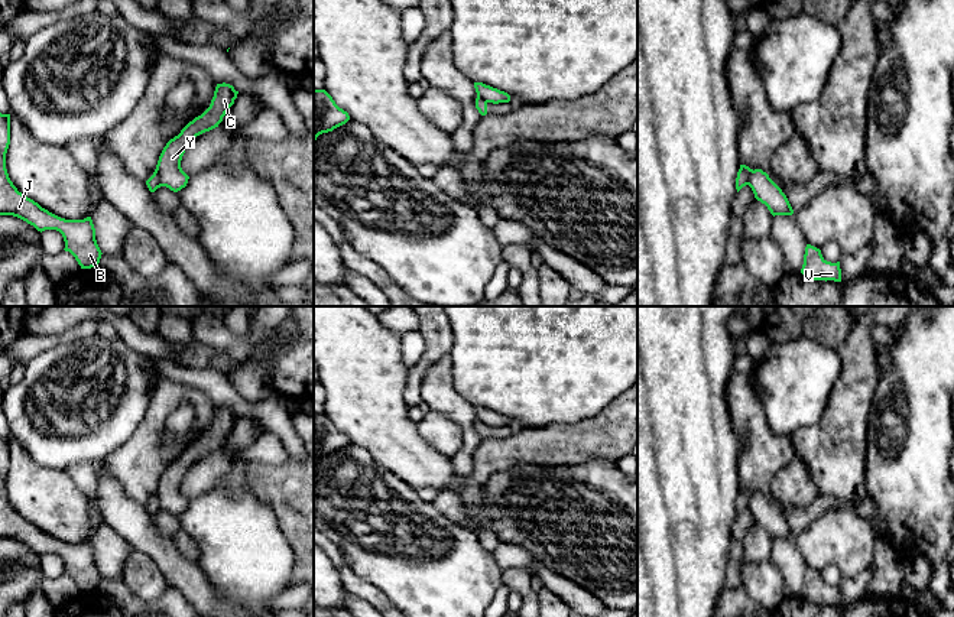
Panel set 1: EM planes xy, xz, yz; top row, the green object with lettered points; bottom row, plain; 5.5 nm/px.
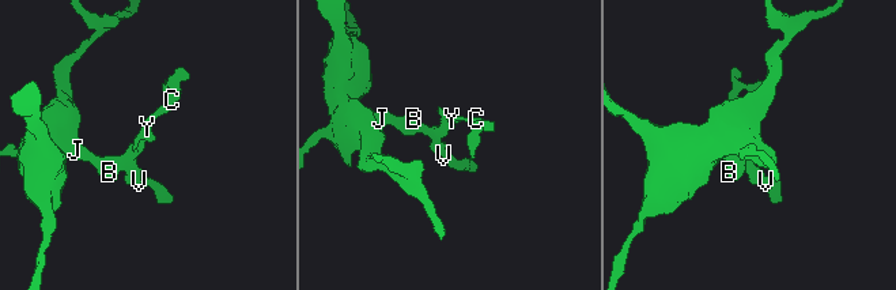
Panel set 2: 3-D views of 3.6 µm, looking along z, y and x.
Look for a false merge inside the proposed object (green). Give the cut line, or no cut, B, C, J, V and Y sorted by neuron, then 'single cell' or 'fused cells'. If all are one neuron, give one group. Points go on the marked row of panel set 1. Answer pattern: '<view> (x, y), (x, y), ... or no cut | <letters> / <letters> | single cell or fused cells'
xy (153, 172), (161, 185) | B J V / C Y | fused cells

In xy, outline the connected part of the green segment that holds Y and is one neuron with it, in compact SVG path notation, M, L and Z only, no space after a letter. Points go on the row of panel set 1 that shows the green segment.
M225 82L217 84L210 107L166 143L155 169L160 186L166 186L173 192L186 186L189 176L181 168L186 146L197 136L218 127L225 113L234 104L237 94L238 91L233 85Z

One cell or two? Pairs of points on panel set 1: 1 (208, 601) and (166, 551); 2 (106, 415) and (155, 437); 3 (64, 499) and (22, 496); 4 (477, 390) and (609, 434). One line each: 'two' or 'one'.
1: one
2: two
3: one
4: two

